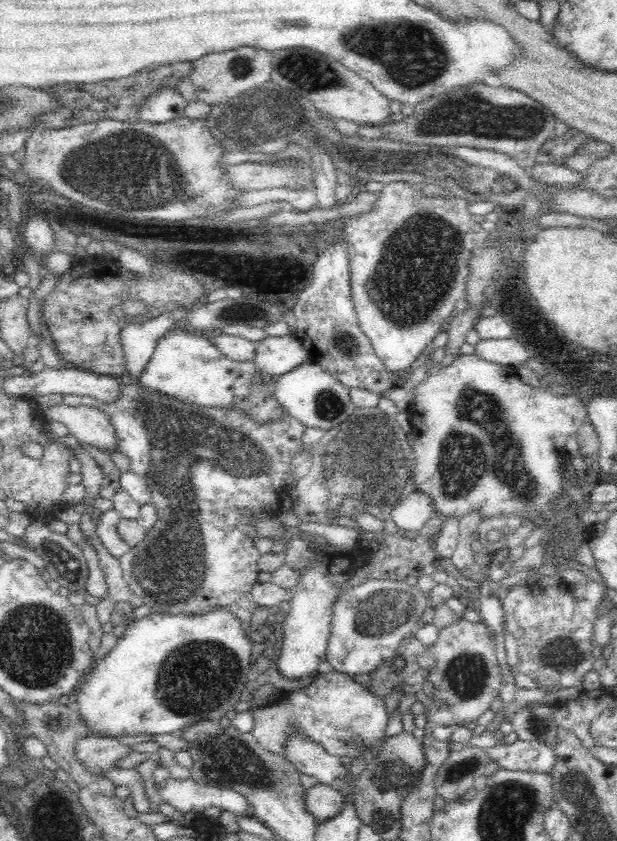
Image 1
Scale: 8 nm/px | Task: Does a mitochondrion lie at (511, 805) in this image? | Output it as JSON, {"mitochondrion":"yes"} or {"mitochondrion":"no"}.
{"mitochondrion":"yes"}

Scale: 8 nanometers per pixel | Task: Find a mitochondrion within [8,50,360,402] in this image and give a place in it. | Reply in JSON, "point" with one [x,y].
{"point":[134,170]}

